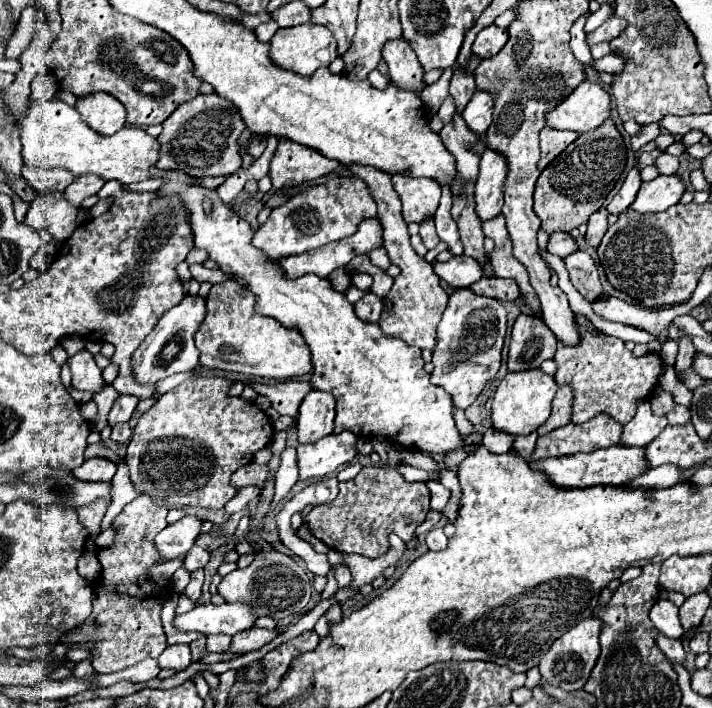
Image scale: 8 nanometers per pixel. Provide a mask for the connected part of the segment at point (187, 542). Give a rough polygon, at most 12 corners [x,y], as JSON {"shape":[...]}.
{"shape":[[186,515],[156,535],[168,561],[186,555],[200,535],[202,519]]}

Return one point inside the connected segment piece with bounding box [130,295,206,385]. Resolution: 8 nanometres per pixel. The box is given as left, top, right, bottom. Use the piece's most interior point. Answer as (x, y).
(169, 349)

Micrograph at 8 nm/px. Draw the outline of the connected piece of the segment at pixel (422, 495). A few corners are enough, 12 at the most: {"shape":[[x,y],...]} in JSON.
{"shape":[[370,465],[302,523],[338,553],[376,559],[410,541],[426,483]]}

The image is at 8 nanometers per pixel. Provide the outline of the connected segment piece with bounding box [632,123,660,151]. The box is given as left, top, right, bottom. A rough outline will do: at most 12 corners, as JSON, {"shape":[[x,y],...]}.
{"shape":[[656,123],[642,125],[632,137],[632,149],[638,151],[644,143],[660,135]]}

